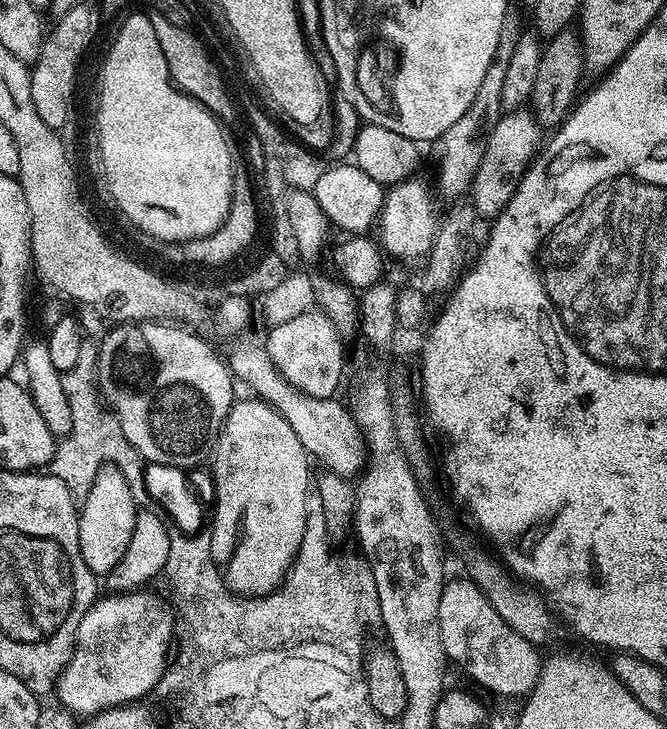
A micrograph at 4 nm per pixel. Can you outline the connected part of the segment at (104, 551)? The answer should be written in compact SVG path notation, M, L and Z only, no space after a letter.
M102 464L93 476L92 485L78 508L80 549L86 566L90 566L92 572L106 574L122 562L122 554L126 554L126 546L130 546L130 534L134 534L134 518L138 511L132 492L133 485L114 464Z

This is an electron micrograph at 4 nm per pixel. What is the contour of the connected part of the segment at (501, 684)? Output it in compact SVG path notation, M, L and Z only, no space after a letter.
M469 578L462 580L449 579L444 586L441 602L438 609L438 621L442 632L442 643L449 661L453 665L461 664L464 672L472 680L477 680L484 687L500 696L527 697L540 677L542 656L539 656L537 645L522 638L516 630L502 620L497 610L491 605L489 598L475 582Z

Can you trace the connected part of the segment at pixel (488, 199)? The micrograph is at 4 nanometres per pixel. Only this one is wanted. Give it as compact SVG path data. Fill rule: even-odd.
M531 111L504 112L501 117L497 124L495 121L487 129L482 162L472 179L470 204L475 215L480 218L499 216L510 202L510 198L514 198L522 178L528 173L528 168L542 148L542 139L540 140L542 129Z

